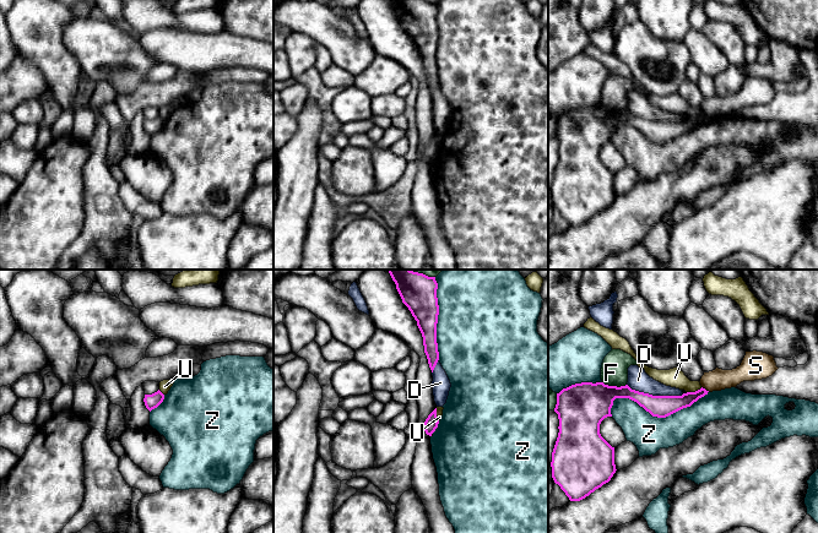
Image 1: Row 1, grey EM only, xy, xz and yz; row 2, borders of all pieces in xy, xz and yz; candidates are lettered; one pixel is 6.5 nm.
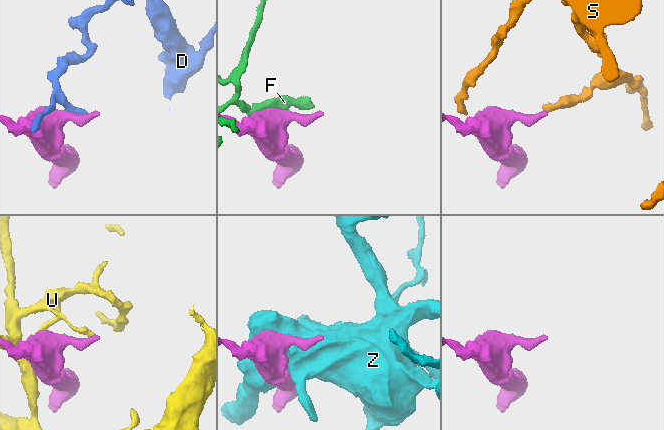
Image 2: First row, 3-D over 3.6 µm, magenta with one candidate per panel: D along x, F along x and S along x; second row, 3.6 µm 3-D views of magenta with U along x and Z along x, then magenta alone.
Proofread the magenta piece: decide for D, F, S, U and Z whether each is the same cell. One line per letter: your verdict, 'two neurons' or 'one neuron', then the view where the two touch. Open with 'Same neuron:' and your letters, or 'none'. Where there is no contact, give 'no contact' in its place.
Same neuron: none
D: two neurons; meets magenta in yz
F: two neurons; meets magenta in yz
S: two neurons; meets magenta in yz
U: two neurons; meets magenta in yz
Z: two neurons; meets magenta in yz

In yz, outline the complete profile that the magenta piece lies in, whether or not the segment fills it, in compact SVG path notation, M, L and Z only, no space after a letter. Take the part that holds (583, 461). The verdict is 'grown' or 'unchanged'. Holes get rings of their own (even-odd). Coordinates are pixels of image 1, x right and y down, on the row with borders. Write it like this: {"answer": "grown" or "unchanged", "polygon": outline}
{"answer": "unchanged", "polygon": "M581 382L557 393L554 412L559 433L552 452L552 478L570 501L580 501L608 483L616 473L614 447L600 434L600 424L612 417L616 398L636 402L652 417L666 418L690 407L709 391L682 396L652 396L625 386Z"}

